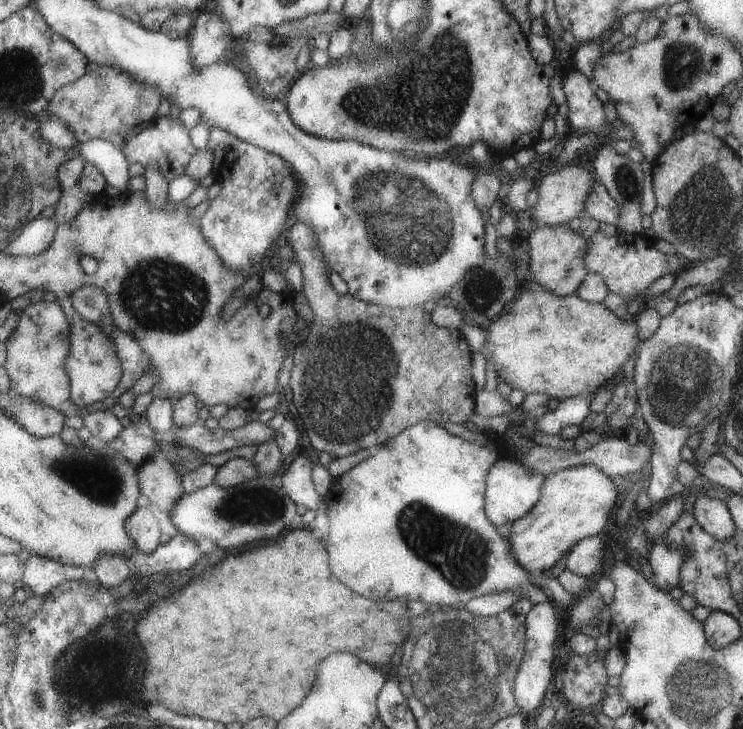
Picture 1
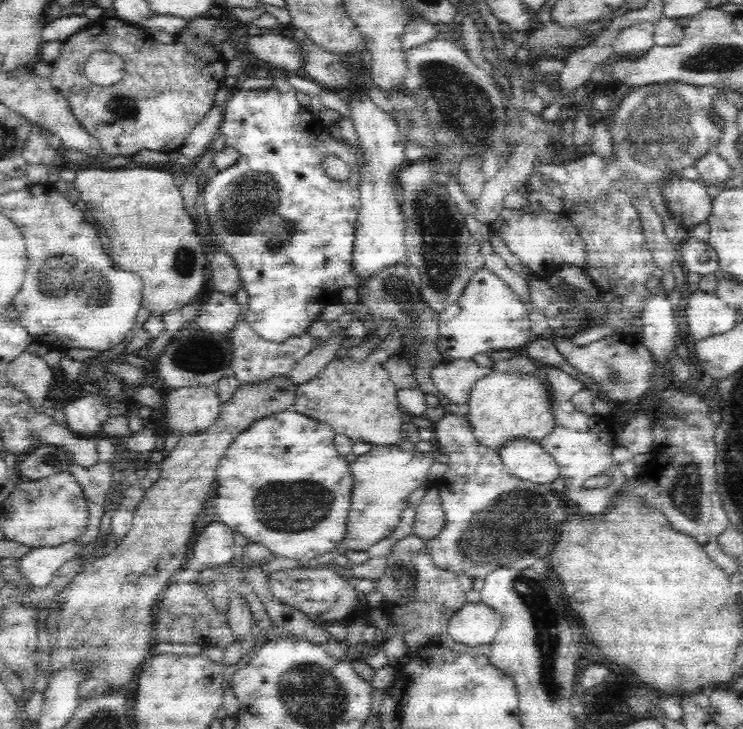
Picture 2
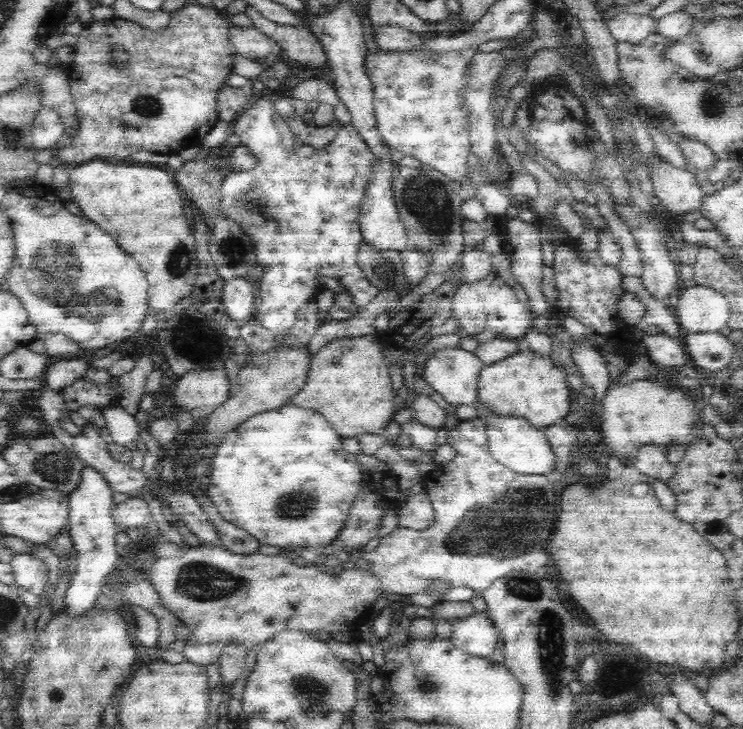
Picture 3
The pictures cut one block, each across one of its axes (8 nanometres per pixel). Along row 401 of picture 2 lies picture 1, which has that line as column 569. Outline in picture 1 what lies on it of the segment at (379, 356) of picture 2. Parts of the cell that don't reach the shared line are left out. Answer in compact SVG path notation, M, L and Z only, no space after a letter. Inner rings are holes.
M539 287L522 292L514 298L508 310L498 316L488 329L482 350L494 364L498 377L512 390L521 390L526 396L542 393L559 402L582 393L600 390L608 382L621 378L622 369L638 348L638 332L635 318L624 322L602 303L588 303L578 296L558 297Z

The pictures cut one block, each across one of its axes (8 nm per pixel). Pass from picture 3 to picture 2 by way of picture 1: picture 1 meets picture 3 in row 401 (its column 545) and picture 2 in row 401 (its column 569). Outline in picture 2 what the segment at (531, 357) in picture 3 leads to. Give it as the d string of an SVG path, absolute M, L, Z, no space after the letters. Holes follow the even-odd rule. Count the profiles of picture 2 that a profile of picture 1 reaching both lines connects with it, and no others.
M492 371L484 378L477 380L472 387L469 402L465 407L467 420L471 423L476 441L484 447L492 449L492 451L499 452L499 448L502 448L510 440L528 438L539 442L551 434L556 424L552 411L550 390L547 392L544 389L544 382L543 377L532 375L532 373L496 371Z

